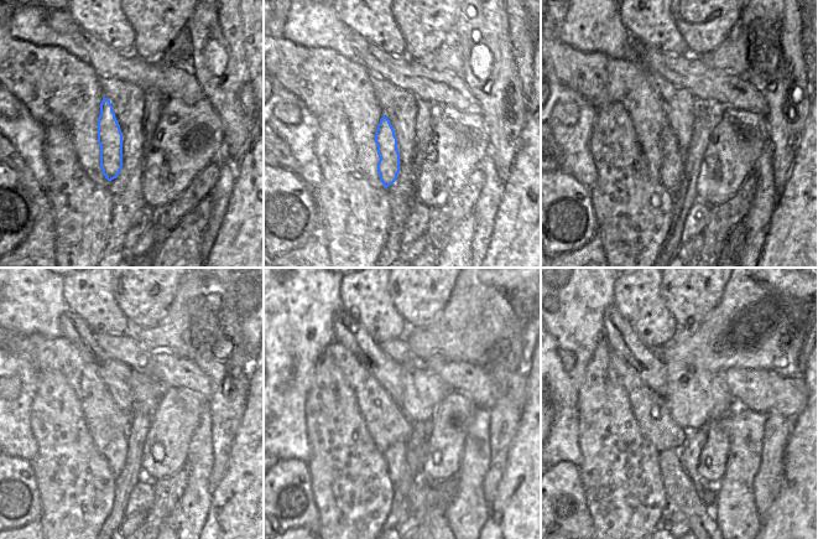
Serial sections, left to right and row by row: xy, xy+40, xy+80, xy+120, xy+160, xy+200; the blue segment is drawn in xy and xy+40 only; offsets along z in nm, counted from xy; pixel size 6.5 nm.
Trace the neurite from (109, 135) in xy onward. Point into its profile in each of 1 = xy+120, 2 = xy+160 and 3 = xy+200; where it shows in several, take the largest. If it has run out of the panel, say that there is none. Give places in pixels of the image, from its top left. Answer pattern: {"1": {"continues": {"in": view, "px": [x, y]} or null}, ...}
{"1": {"continues": {"in": "xy+120", "px": [115, 452]}}, "2": {"continues": {"in": "xy+160", "px": [394, 456]}}, "3": {"continues": {"in": "xy+200", "px": [681, 495]}}}

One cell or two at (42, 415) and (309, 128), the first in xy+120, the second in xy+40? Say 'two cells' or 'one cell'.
two cells

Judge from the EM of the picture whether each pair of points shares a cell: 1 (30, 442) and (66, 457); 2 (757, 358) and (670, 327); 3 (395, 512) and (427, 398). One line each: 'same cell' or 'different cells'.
1: different cells
2: different cells
3: different cells

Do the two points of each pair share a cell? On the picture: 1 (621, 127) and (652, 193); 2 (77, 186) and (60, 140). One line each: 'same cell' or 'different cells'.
1: same cell
2: same cell

